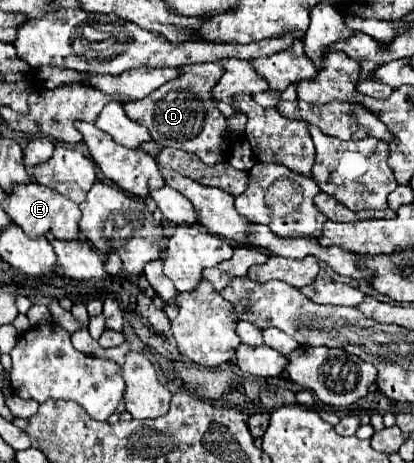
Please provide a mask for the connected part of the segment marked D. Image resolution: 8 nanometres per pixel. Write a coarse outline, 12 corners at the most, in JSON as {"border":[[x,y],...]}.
{"border":[[220,62],[182,66],[124,112],[160,146],[226,158],[210,90]]}

